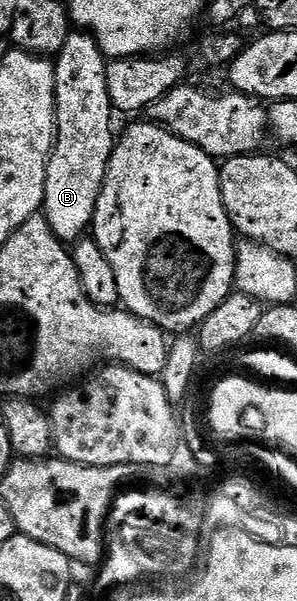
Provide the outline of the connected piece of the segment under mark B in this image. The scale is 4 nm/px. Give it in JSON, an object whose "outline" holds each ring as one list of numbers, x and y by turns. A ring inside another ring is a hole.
{"outline":[[83,29,72,30,54,64,55,147,47,166,41,211,55,236,71,245,84,238,95,222,97,197,101,197,117,131,111,128,113,108,109,101,109,85,105,85,108,60,94,35]]}

